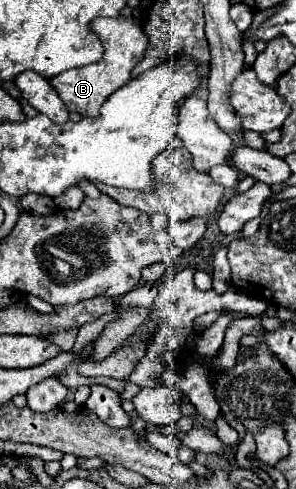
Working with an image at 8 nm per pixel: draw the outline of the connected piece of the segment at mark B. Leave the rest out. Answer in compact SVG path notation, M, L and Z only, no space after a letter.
M126 17L94 19L94 31L98 33L98 37L104 45L104 57L98 63L90 63L90 65L78 67L78 69L68 69L50 79L50 85L58 91L60 99L66 103L68 111L72 111L72 113L76 111L76 113L88 115L88 117L98 117L104 101L132 79L130 71L142 61L144 51L148 47L148 37L146 37L142 25L134 19L126 19Z

